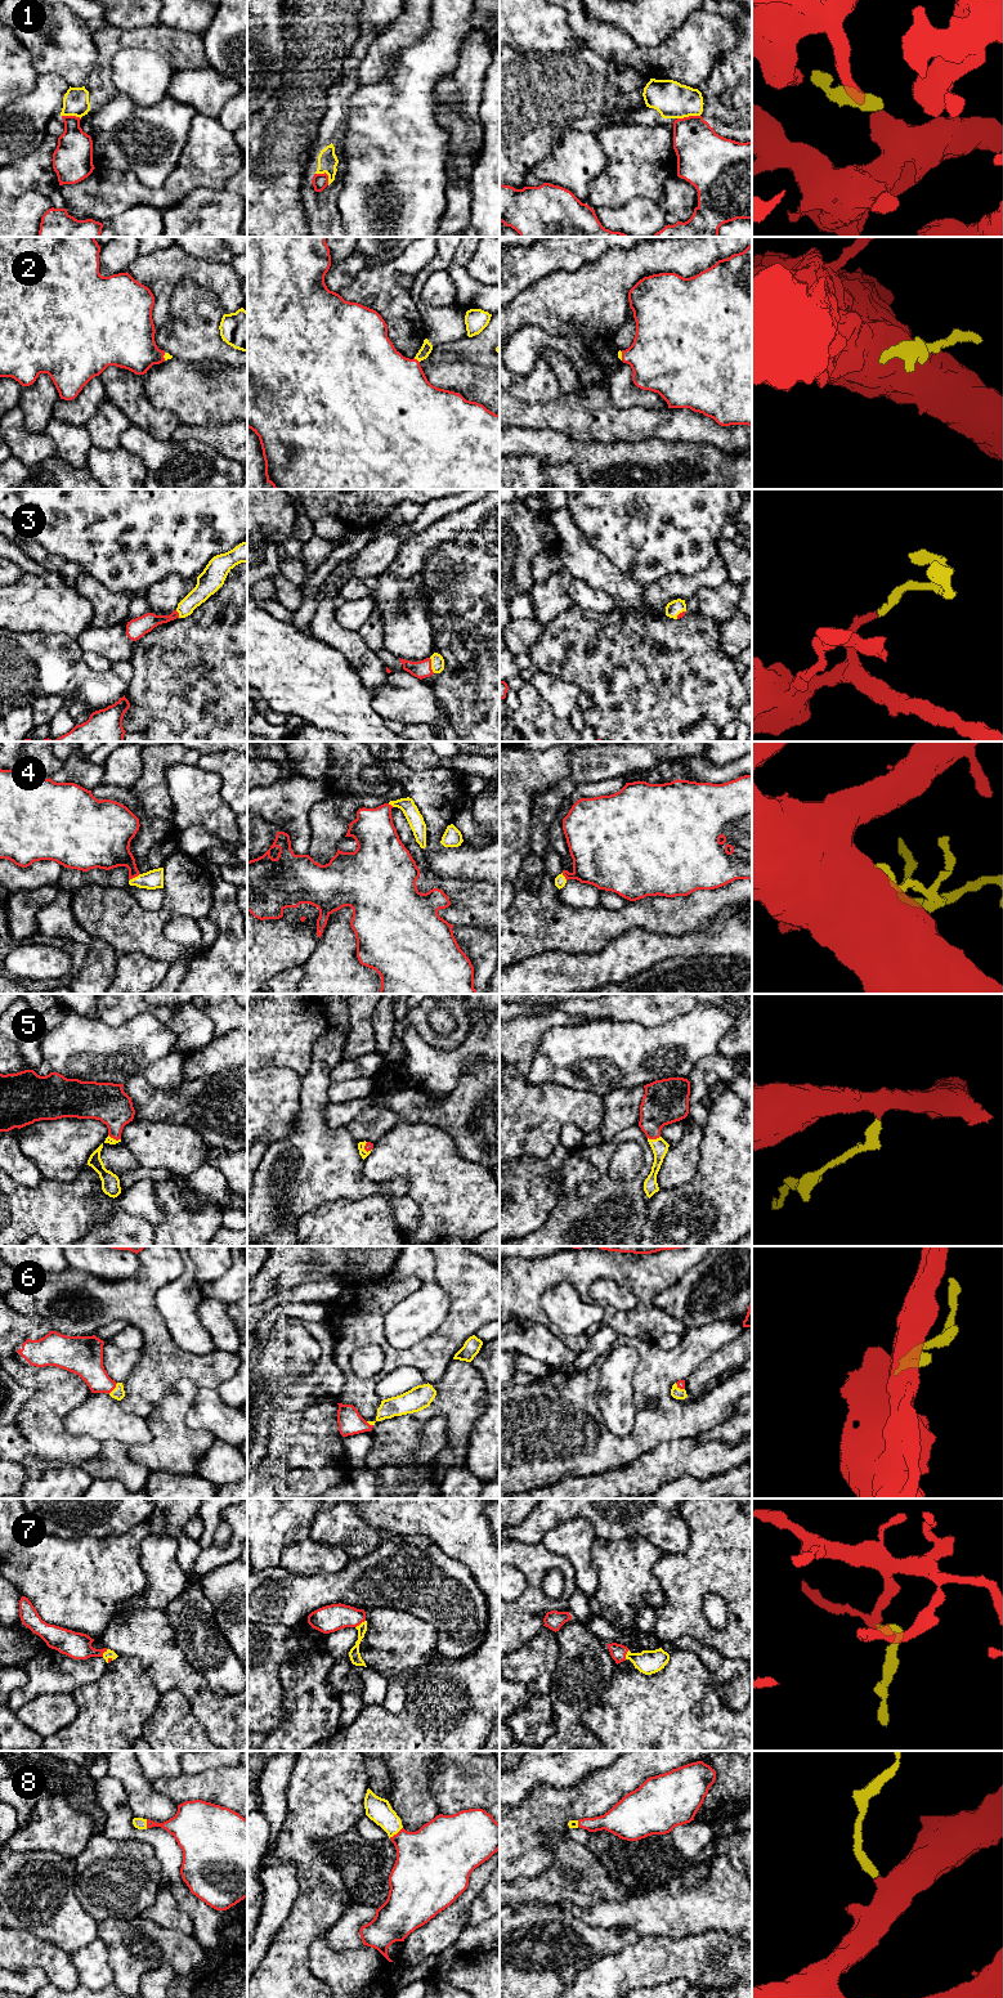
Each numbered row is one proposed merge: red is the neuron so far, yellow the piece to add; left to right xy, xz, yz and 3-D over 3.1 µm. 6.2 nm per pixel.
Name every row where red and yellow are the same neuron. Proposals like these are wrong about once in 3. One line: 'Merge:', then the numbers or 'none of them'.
Merge: 1, 2, 3, 4, 5, 6, 7, 8

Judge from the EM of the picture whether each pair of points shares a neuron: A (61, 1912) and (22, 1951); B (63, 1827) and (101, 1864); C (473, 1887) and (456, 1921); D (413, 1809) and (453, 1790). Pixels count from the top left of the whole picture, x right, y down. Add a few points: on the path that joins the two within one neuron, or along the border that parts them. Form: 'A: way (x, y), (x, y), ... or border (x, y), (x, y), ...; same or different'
A: border (13, 1929), (32, 1932), (62, 1951); different
B: border (95, 1833), (74, 1858); different
C: way (469, 1895), (457, 1913); same
D: border (435, 1769), (430, 1778), (430, 1793), (440, 1813); different

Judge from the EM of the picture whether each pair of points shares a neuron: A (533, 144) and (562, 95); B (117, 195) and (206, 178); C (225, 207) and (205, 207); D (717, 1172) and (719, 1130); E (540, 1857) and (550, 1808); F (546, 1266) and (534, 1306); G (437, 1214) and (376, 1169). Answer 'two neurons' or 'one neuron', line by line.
A: one neuron
B: one neuron
C: one neuron
D: one neuron
E: one neuron
F: one neuron
G: one neuron

